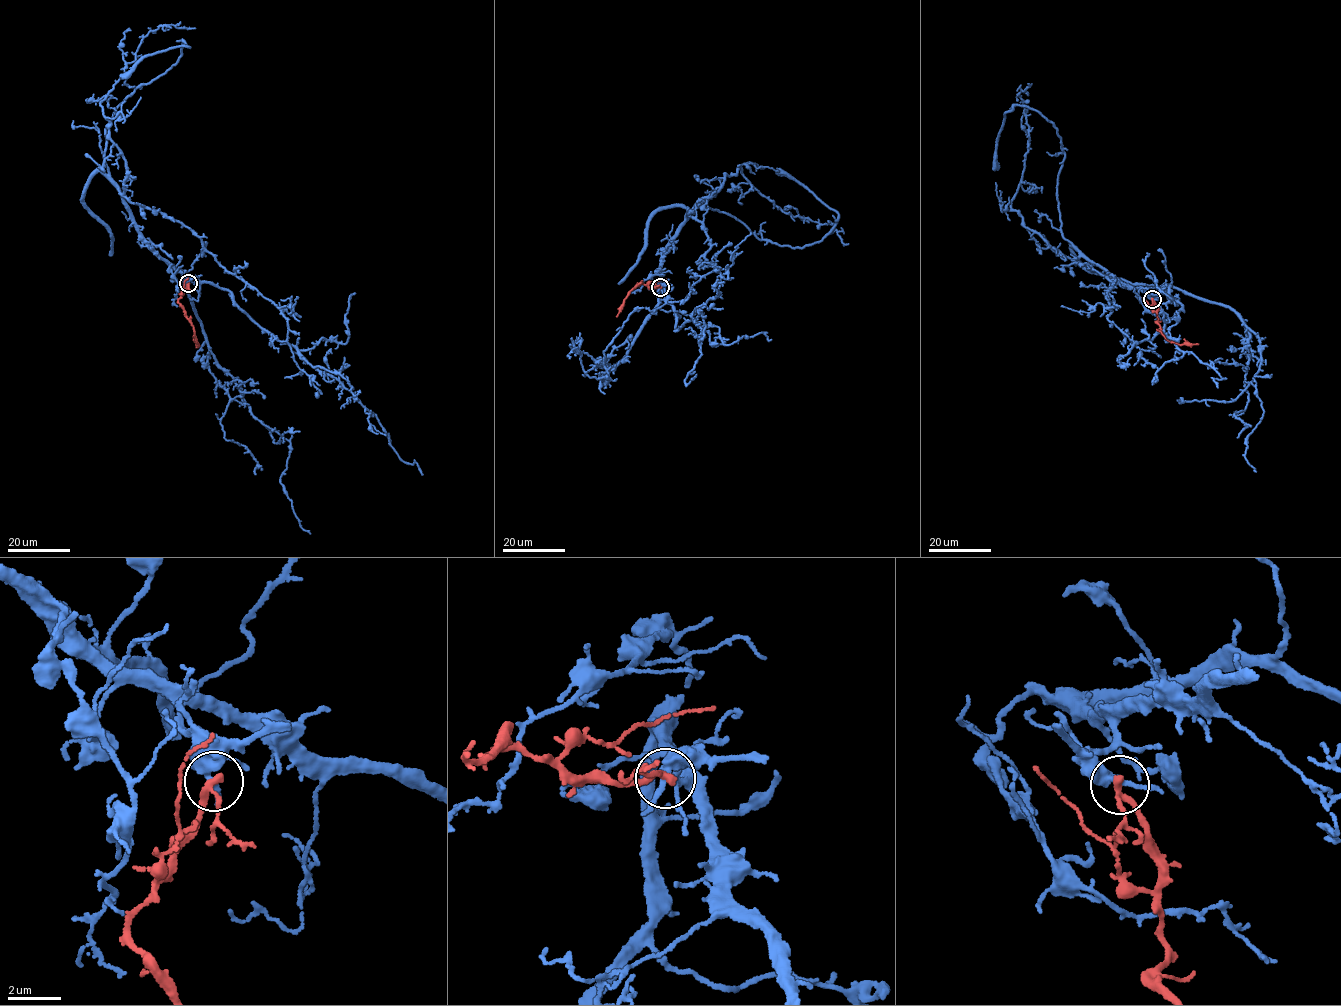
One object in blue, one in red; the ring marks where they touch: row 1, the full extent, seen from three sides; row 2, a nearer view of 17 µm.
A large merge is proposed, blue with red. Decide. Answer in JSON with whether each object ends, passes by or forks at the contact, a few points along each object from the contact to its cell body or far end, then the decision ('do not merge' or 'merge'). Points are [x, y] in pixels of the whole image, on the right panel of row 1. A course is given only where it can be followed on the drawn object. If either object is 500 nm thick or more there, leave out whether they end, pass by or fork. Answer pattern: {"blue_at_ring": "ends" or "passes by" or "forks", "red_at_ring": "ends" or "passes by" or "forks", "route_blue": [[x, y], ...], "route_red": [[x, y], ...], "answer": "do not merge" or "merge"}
{"blue_at_ring": "passes by", "red_at_ring": "passes by", "route_blue": [[1152, 299], [1084, 258], [1074, 261], [1110, 280], [1109, 321], [1157, 367]], "route_red": [[1152, 299], [1157, 322], [1166, 339], [1180, 345], [1198, 344]], "answer": "do not merge"}

